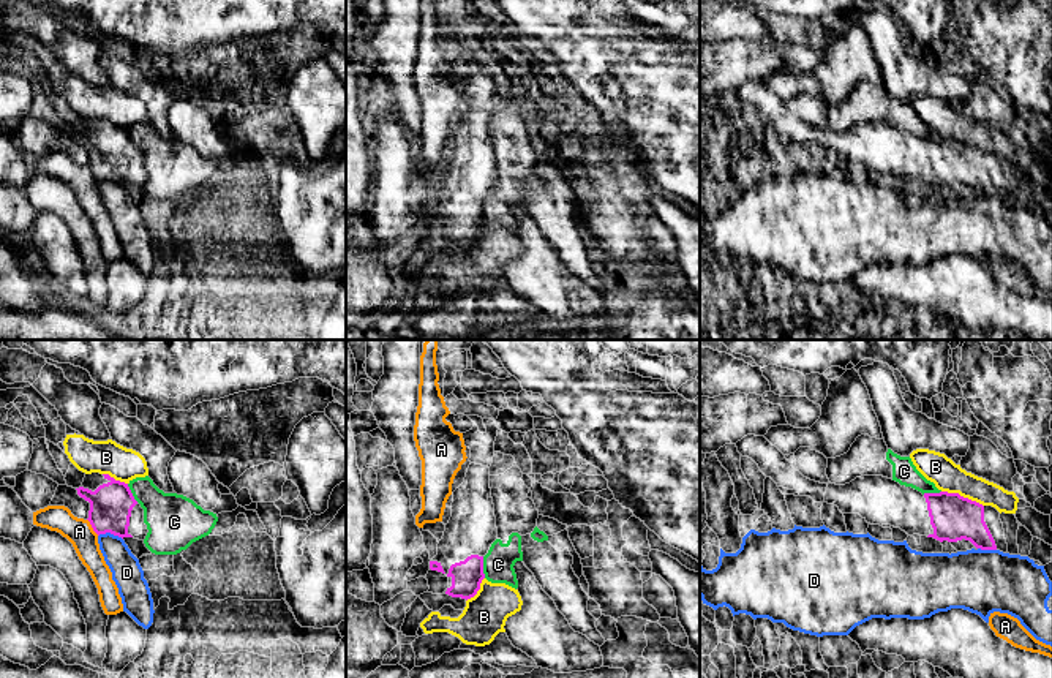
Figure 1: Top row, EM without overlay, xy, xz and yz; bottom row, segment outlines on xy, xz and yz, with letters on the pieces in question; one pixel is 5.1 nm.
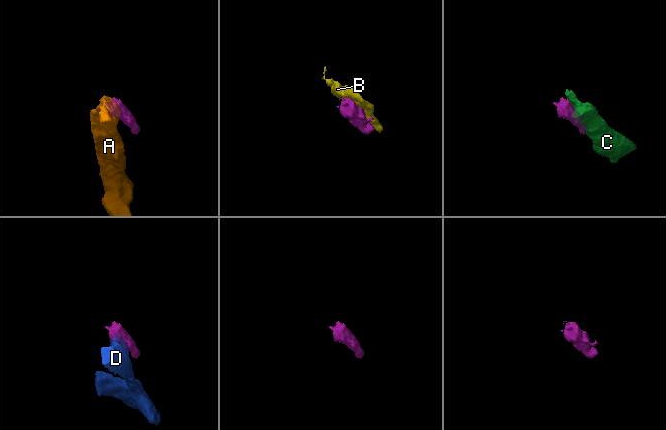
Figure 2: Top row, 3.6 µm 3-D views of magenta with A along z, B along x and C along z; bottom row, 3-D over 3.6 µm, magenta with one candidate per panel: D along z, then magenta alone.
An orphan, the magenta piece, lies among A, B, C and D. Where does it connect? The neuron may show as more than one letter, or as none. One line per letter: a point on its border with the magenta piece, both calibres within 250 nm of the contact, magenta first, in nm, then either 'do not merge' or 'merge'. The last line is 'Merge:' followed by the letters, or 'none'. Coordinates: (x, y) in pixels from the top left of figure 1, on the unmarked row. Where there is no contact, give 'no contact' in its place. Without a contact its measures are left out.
A: xy (92, 173) | 220/140 nm | do not merge
B: yz (962, 143) | 240/150 nm | do not merge
C: xz (482, 214) | 160/160 nm | do not merge
D: xy (111, 179) | 220/160 nm | do not merge
Merge: none

